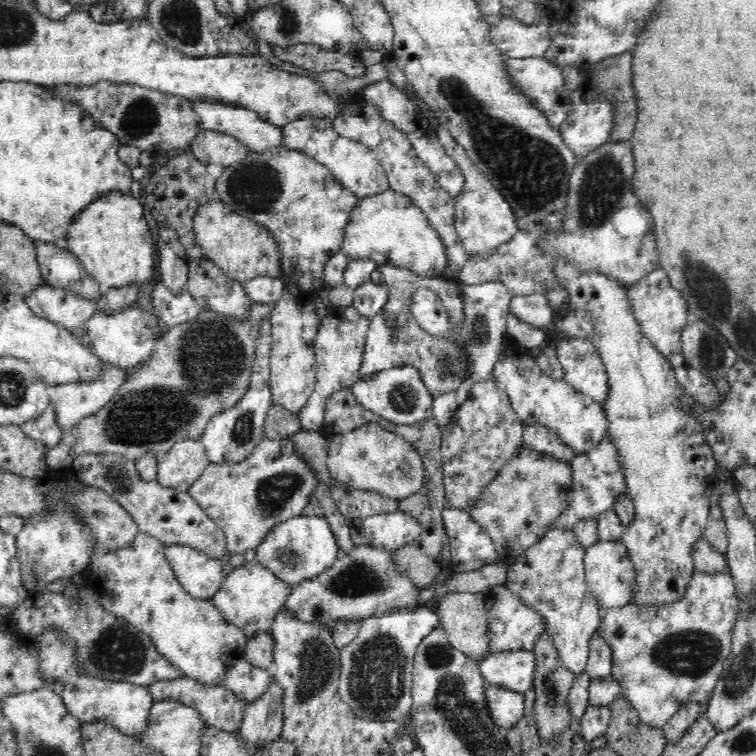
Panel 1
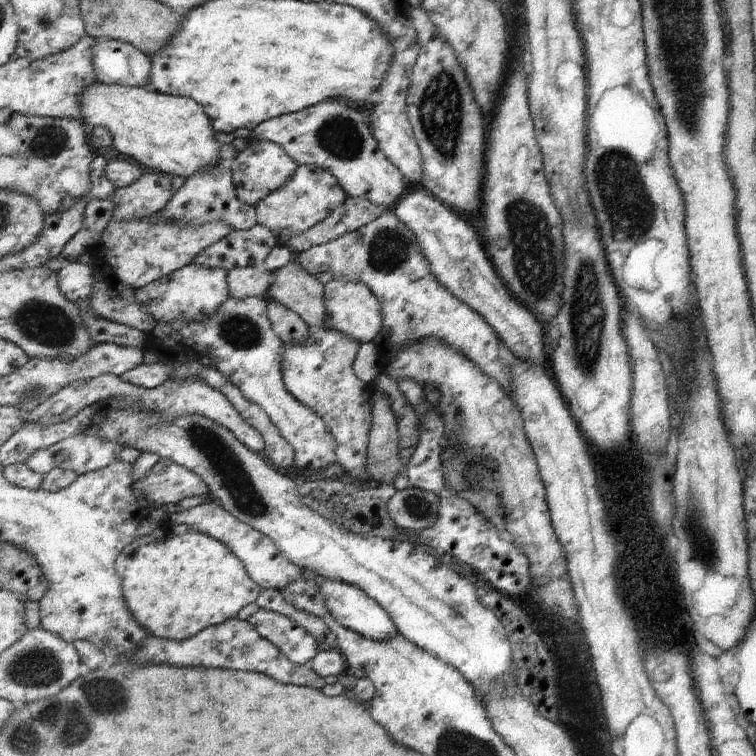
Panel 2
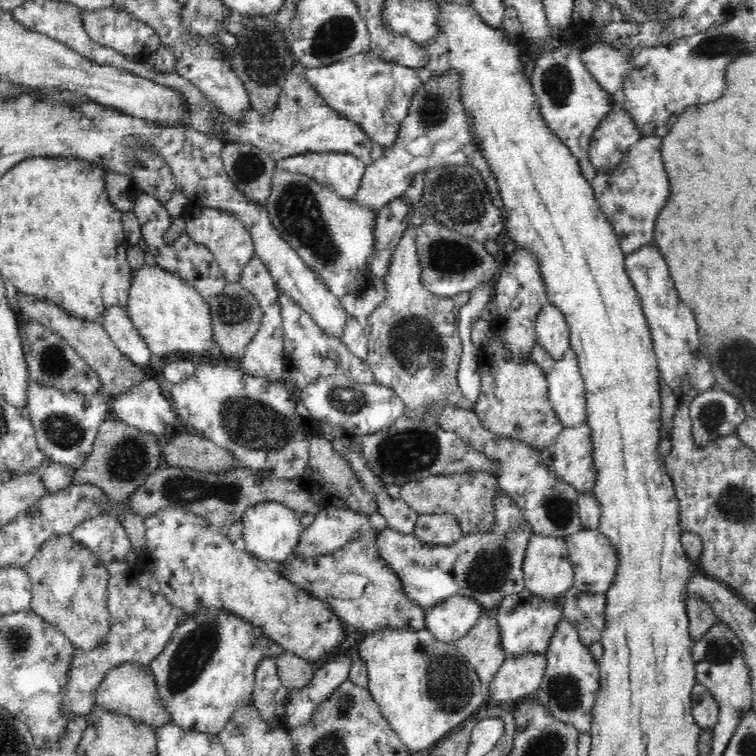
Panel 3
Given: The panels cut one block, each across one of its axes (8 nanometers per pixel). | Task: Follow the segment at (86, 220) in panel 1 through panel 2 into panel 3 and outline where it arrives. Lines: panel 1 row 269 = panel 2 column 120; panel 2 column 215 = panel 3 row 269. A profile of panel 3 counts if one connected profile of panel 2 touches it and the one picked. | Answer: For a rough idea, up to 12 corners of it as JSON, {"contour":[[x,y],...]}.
{"contour":[[131,268],[125,307],[156,358],[206,356],[208,301],[178,273]]}

